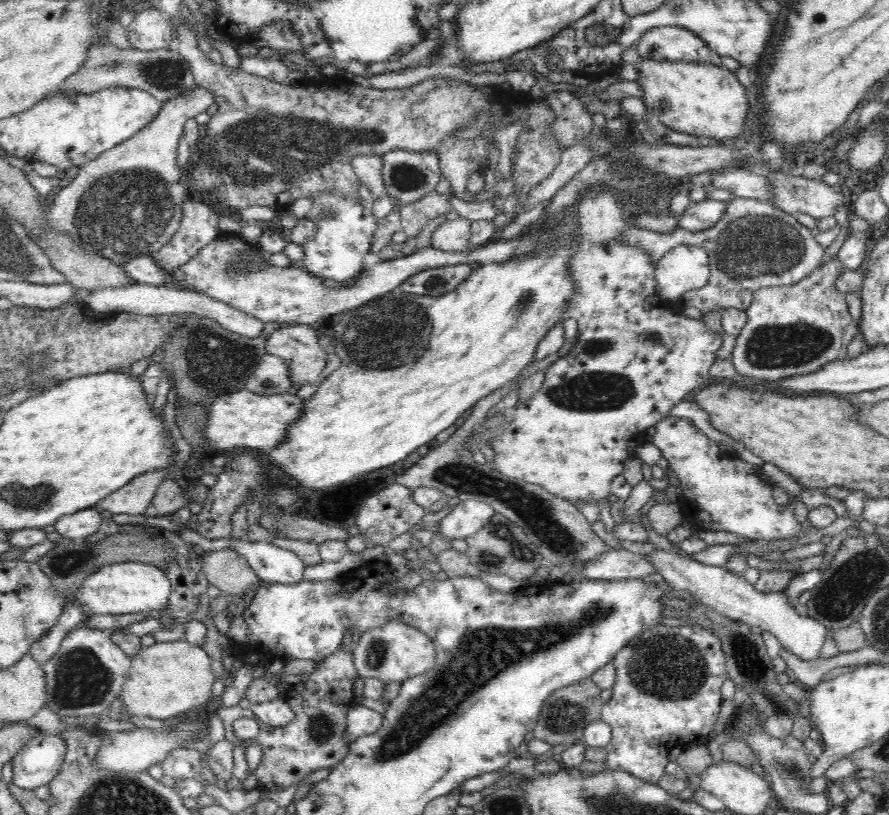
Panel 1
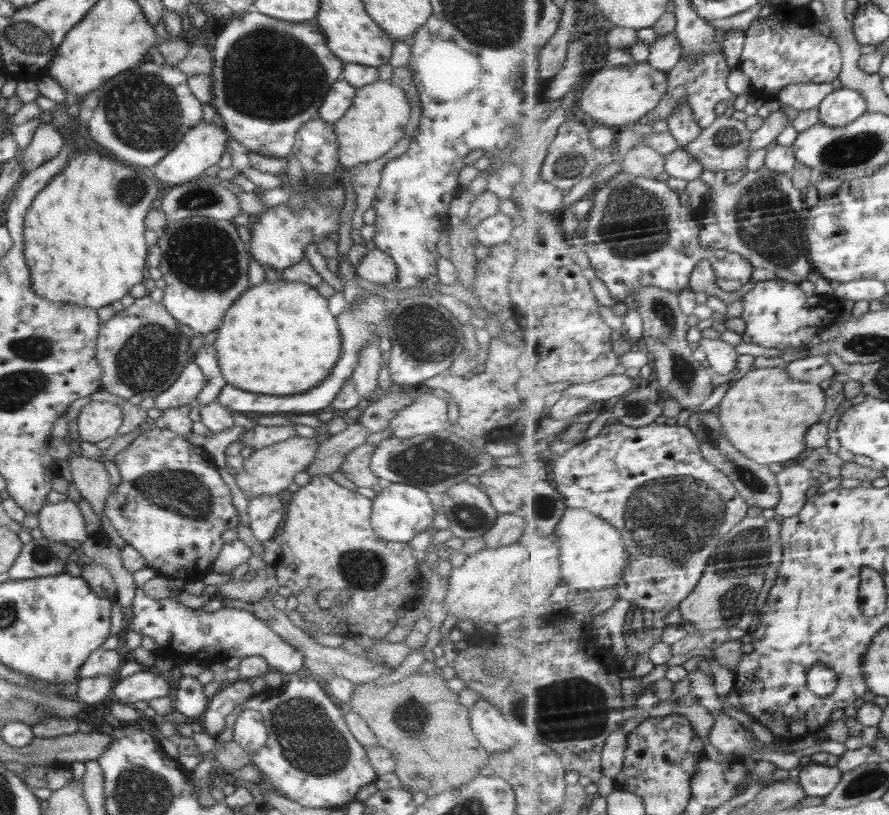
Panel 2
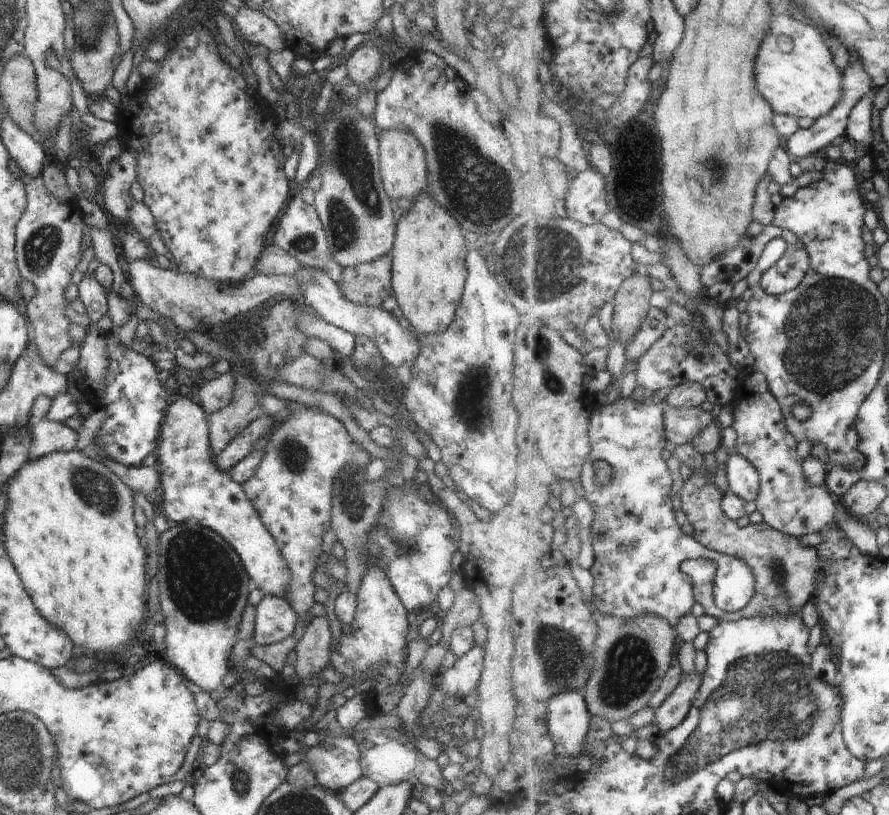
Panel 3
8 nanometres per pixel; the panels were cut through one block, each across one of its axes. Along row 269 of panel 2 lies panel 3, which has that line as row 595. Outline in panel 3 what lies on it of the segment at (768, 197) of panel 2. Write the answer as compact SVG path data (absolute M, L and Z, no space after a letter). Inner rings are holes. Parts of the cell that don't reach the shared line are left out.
M693 442L680 445L673 454L694 470L691 478L684 483L681 492L682 509L687 514L689 522L695 527L693 535L713 551L738 556L744 562L748 562L757 580L752 602L744 610L731 613L725 611L716 602L715 581L718 574L716 562L710 559L689 560L685 569L695 583L696 600L701 604L699 612L716 616L720 621L739 621L744 618L756 618L756 616L776 618L776 616L798 614L813 599L814 592L819 592L823 582L826 560L820 556L819 548L806 546L800 538L782 532L765 521L750 523L742 528L723 510L725 494L718 488L713 474L709 472L704 474L706 456L696 448L696 445Z

